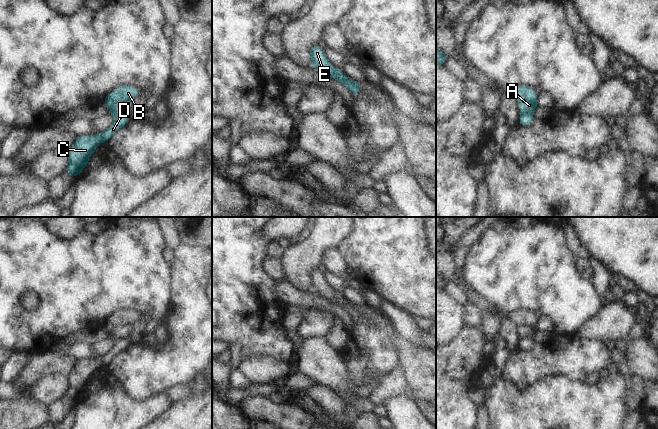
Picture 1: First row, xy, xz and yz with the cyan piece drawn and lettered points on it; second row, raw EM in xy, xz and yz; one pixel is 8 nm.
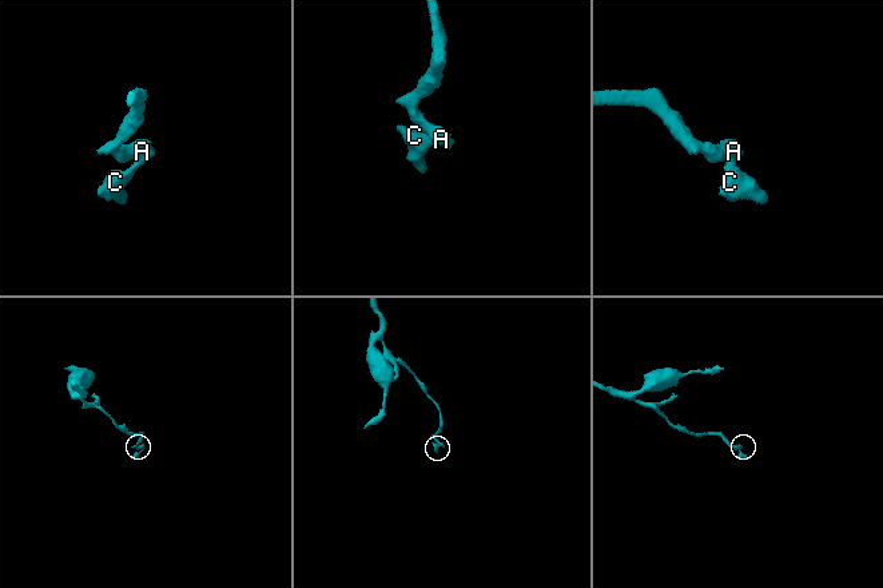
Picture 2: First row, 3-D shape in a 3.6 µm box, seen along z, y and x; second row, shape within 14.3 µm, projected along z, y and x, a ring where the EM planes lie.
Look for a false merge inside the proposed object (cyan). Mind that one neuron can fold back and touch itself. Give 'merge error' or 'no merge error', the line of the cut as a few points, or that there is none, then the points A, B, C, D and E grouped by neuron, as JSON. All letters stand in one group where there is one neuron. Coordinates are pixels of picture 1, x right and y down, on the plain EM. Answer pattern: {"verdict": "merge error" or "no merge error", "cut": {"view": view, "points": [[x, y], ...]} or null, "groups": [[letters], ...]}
{"verdict": "merge error", "cut": {"view": "xy", "points": [[126, 337], [114, 341]]}, "groups": [["A", "B", "E"], ["C", "D"]]}

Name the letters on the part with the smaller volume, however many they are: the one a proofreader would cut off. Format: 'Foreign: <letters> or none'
Foreign: C, D

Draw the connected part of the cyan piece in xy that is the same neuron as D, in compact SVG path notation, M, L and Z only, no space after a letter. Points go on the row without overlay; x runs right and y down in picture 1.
M123 338L115 341L114 347L99 359L91 358L77 361L67 376L68 387L65 395L75 403L84 392L89 390L88 383L93 379L96 371L103 365L107 366L117 354L126 349L130 344L132 344L130 340Z

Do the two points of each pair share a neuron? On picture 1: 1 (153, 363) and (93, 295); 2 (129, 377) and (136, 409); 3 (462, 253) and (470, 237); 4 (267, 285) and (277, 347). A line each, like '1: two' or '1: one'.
1: two
2: two
3: one
4: one

